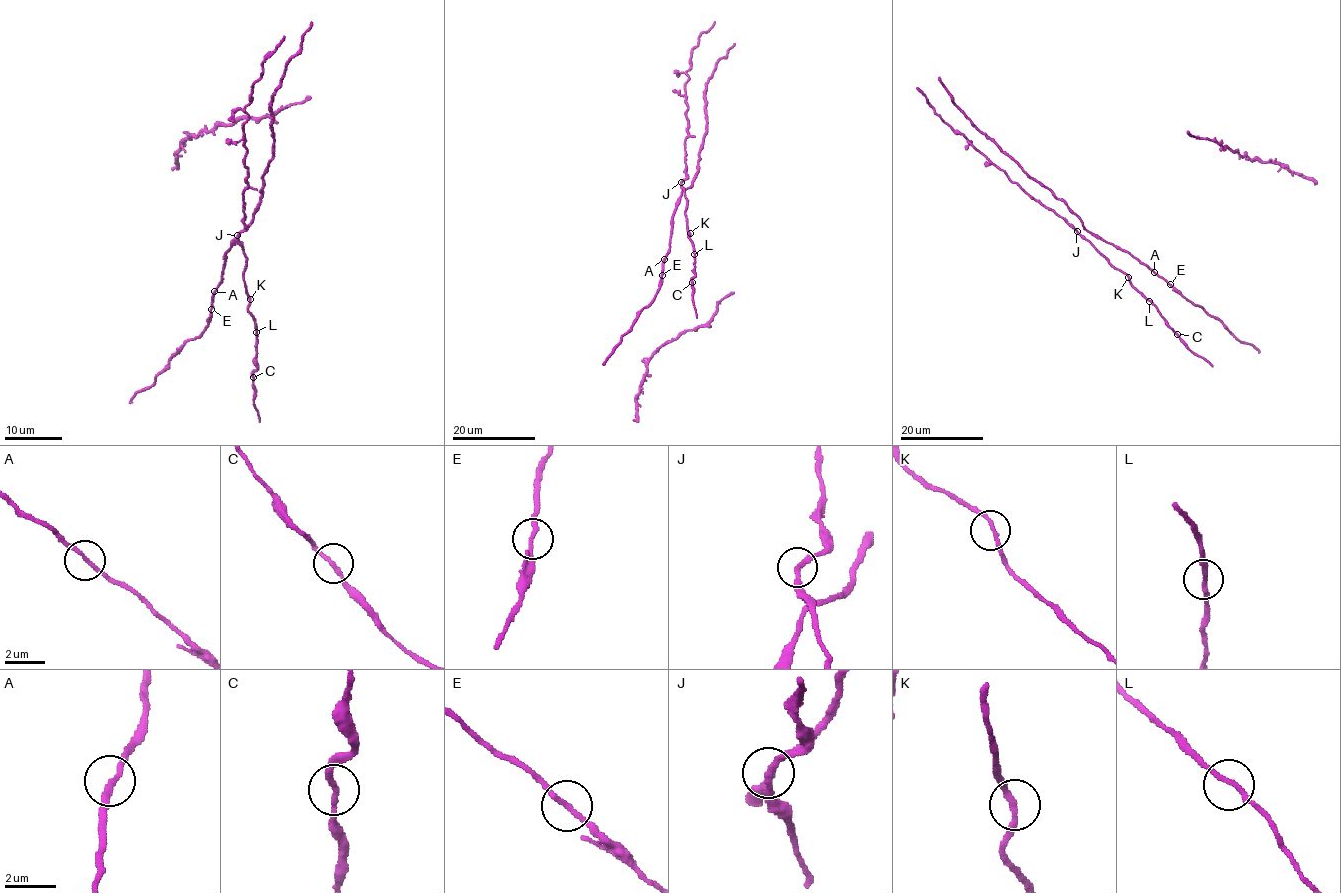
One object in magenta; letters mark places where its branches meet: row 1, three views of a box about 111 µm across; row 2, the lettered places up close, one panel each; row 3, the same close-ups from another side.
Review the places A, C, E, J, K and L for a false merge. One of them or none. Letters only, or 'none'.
none

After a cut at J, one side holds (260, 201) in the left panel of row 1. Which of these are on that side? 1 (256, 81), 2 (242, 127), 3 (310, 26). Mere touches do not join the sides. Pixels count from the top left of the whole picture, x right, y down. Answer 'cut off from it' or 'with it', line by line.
1: cut off from it
2: cut off from it
3: with it

